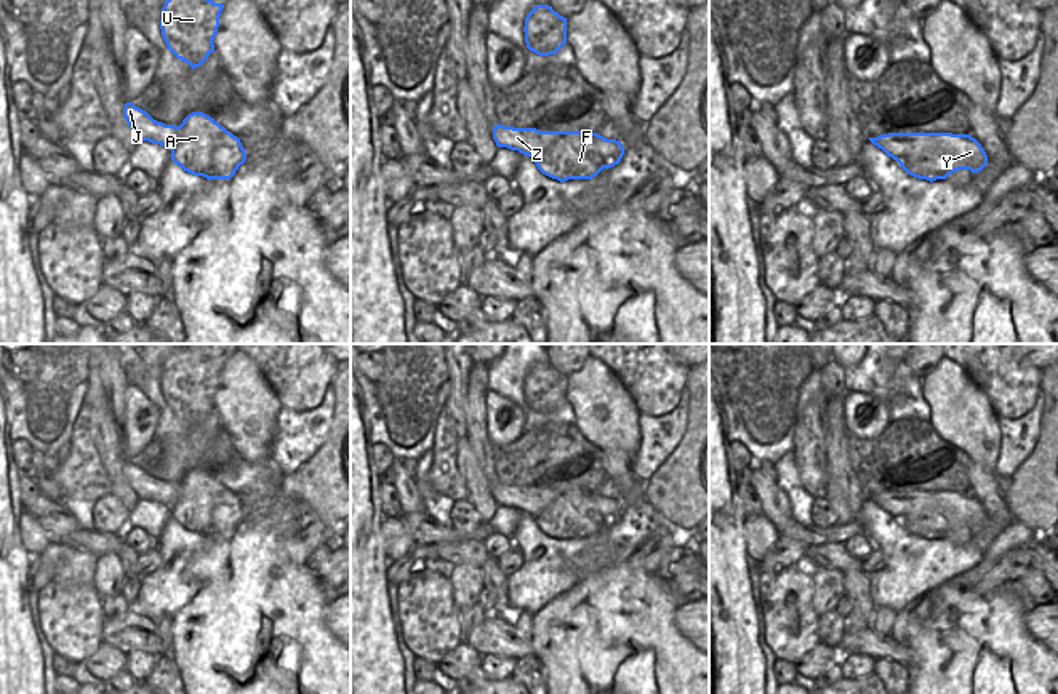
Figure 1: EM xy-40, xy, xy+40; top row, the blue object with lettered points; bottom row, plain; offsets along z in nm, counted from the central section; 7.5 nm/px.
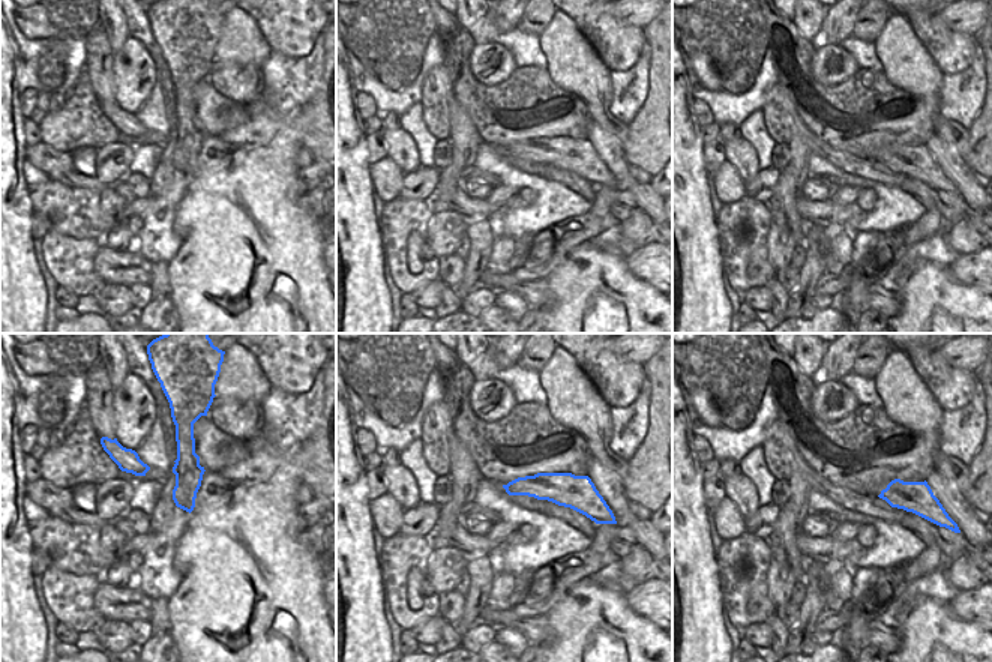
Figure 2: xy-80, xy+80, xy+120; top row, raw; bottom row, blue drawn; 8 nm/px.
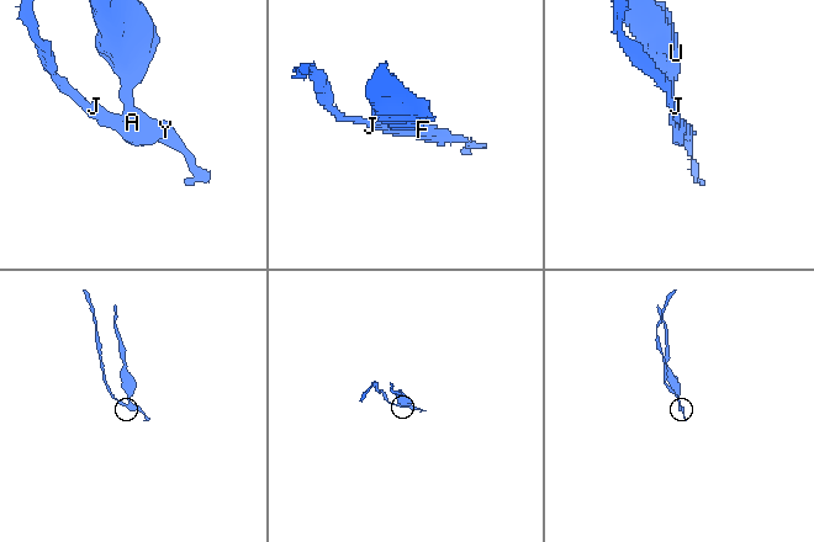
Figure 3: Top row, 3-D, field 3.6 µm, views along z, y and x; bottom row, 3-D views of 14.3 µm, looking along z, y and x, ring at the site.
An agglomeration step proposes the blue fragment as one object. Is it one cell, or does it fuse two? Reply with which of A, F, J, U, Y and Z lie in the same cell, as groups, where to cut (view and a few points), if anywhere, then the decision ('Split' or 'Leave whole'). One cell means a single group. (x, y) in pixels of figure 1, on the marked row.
Groups: A F U / J Y Z. Split along xy (533, 159), (561, 138), (569, 138), (604, 167). Split.

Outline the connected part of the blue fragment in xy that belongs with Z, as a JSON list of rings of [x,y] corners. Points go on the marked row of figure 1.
[[[493,126],[493,139],[498,147],[519,150],[531,158],[544,154],[560,138],[570,138],[575,149],[589,152],[594,160],[602,160],[608,170],[618,165],[624,155],[623,144],[616,139],[607,139],[600,134],[586,134],[584,131],[539,131],[536,128]]]

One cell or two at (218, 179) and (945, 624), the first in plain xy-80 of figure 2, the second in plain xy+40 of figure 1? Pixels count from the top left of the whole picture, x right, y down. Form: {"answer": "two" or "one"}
{"answer": "one"}

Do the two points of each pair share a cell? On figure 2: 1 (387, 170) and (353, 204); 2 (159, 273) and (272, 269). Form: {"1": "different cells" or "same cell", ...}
{"1": "different cells", "2": "different cells"}

